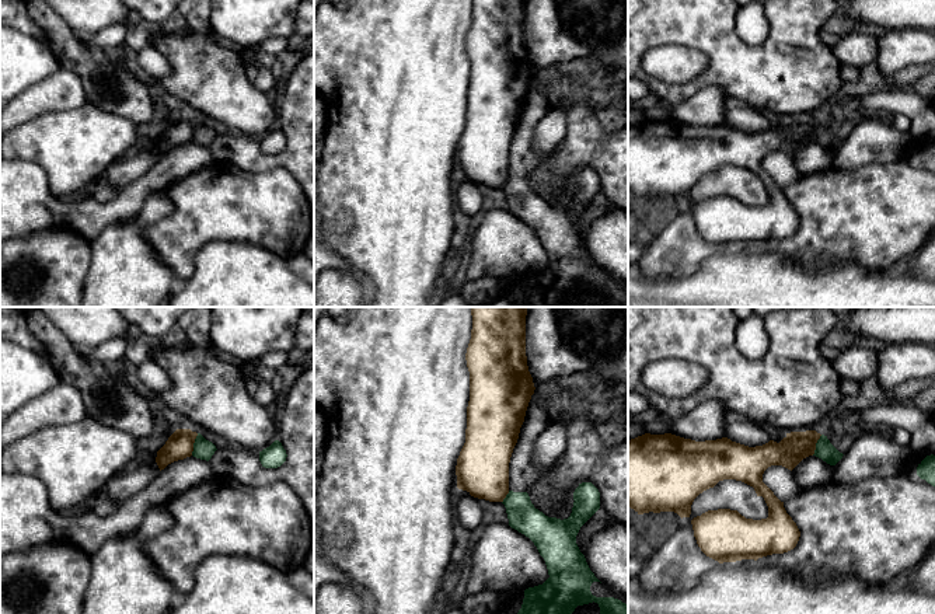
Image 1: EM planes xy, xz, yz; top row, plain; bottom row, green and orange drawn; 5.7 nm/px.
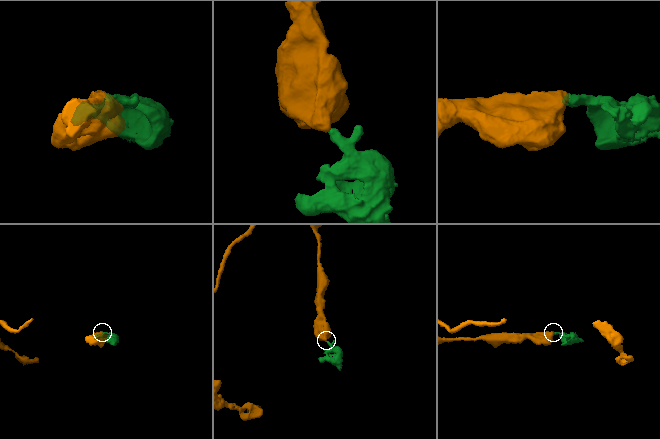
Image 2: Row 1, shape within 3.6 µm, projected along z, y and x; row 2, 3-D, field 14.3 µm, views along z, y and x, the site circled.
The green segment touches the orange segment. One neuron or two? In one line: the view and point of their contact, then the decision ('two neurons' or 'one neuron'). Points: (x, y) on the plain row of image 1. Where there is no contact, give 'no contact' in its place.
xy (194, 131) | two neurons

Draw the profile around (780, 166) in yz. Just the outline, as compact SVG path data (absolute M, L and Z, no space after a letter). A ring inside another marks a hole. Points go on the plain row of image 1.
M771 151L763 160L763 168L774 178L774 181L785 188L796 182L800 177L791 156L782 151Z

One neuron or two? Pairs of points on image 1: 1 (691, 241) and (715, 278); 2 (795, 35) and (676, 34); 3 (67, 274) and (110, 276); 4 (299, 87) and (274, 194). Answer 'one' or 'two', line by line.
1: two
2: one
3: two
4: two

